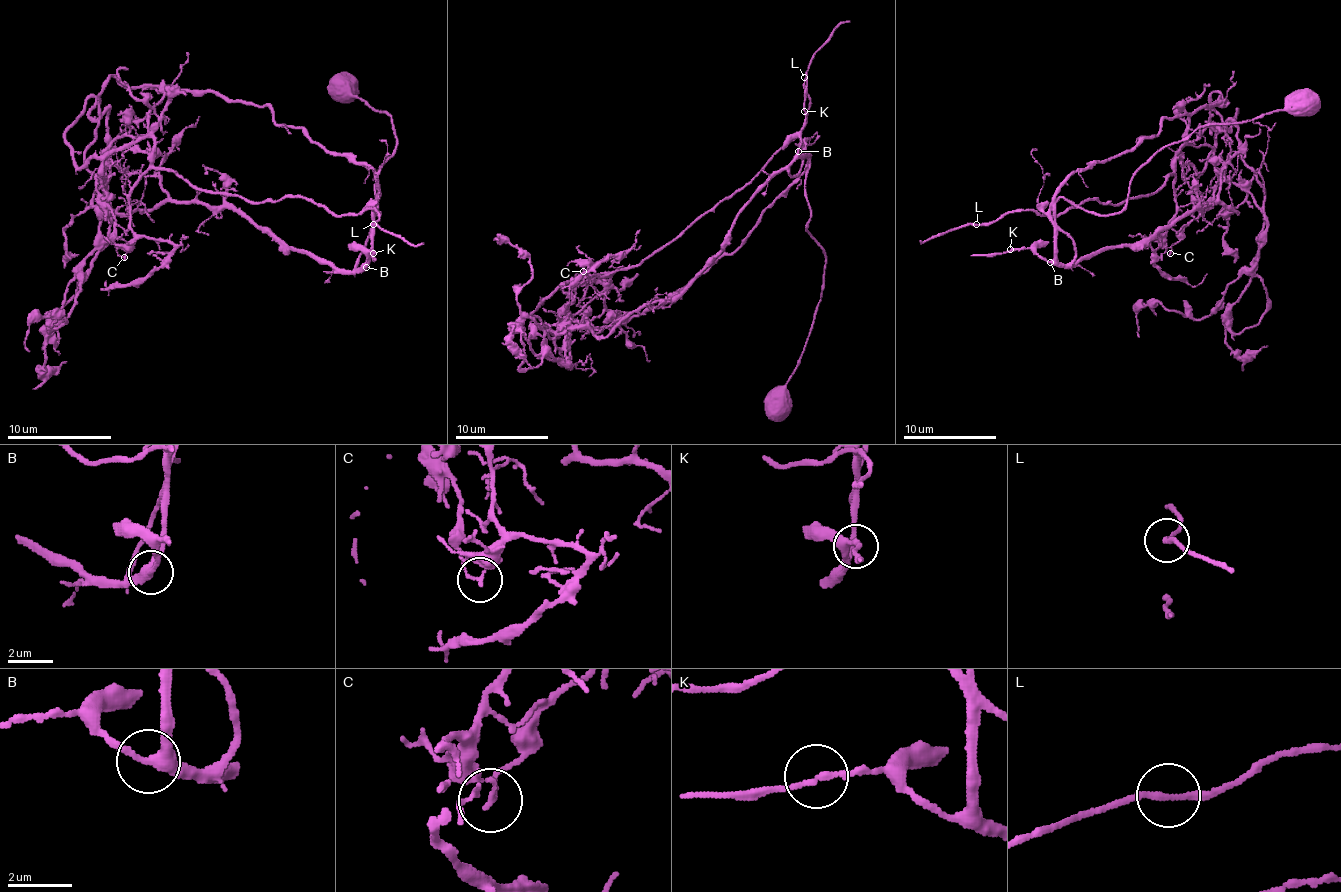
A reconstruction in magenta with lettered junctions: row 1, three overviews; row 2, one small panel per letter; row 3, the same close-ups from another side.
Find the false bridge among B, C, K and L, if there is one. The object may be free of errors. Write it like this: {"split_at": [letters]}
{"split_at": ["C"]}

